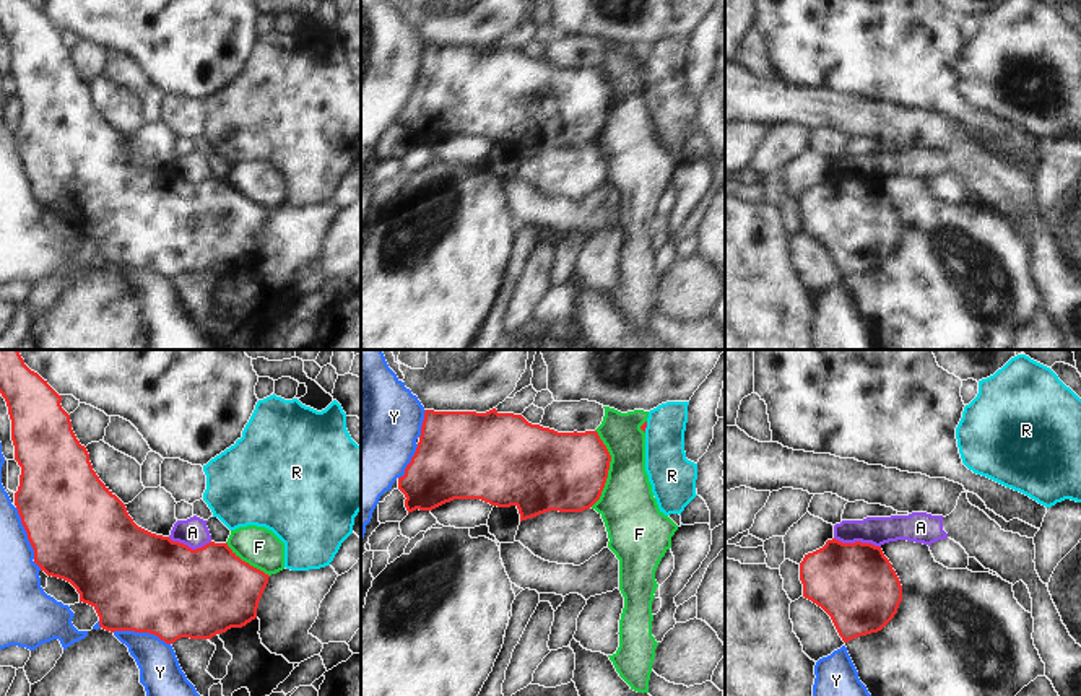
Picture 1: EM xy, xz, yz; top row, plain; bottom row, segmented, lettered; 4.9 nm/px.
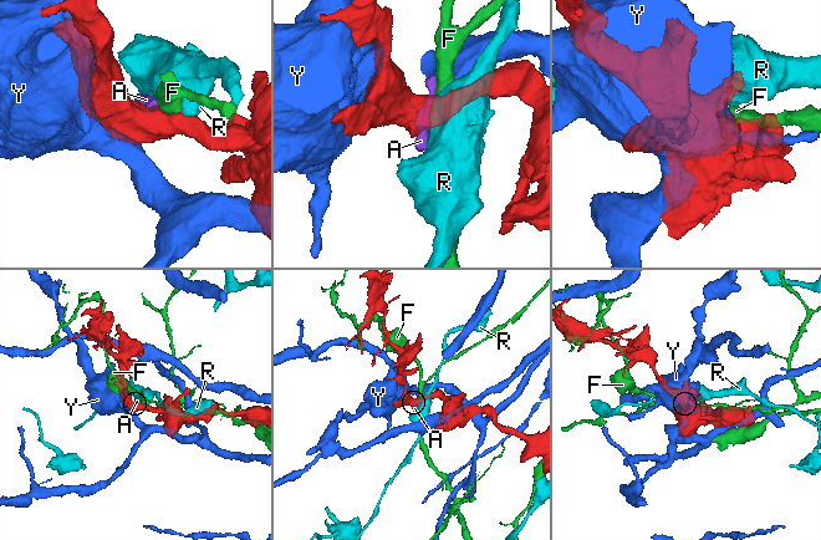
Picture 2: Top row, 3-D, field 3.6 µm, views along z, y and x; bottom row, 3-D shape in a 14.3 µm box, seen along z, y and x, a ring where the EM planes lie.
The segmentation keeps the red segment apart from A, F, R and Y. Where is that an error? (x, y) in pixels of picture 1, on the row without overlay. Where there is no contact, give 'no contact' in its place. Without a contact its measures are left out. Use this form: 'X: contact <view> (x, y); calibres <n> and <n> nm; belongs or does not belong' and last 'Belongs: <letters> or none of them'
A: contact yz (857, 178); calibres 400 and 140 nm; does not belong
F: contact xz (608, 104); calibres 400 and 280 nm; does not belong
R: contact xz (646, 62); calibres 20 and 220 nm; does not belong
Y: contact xy (142, 267); calibres 500 and 200 nm; does not belong
Belongs: none of them

